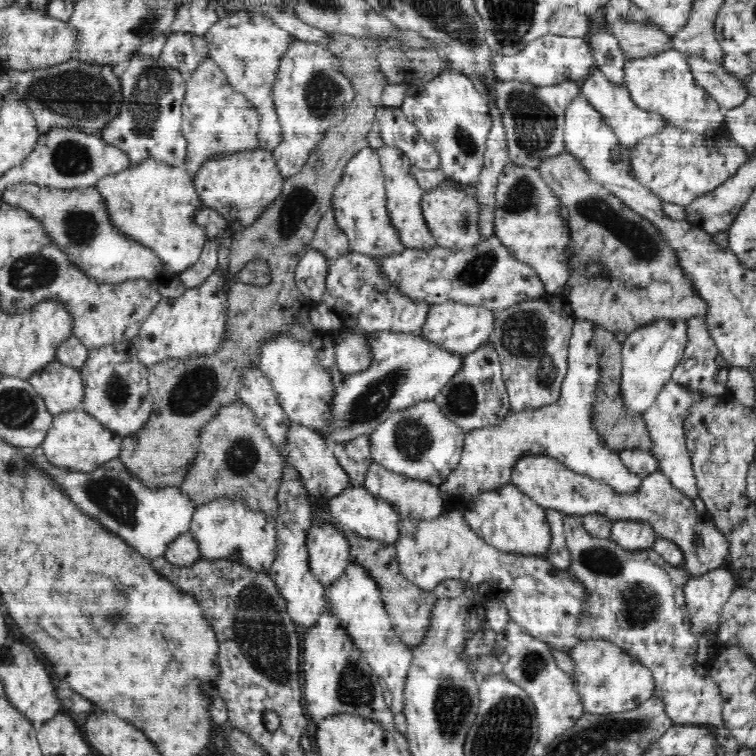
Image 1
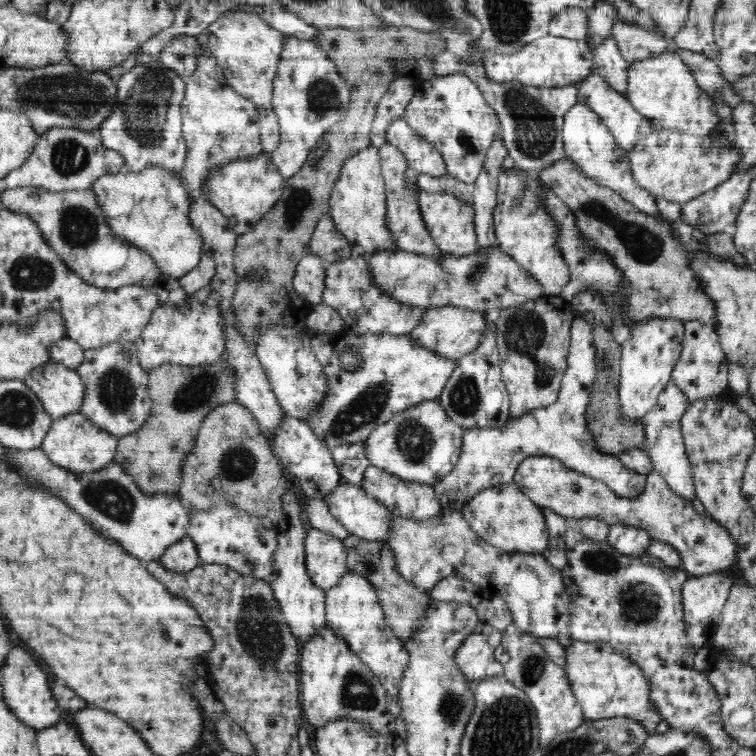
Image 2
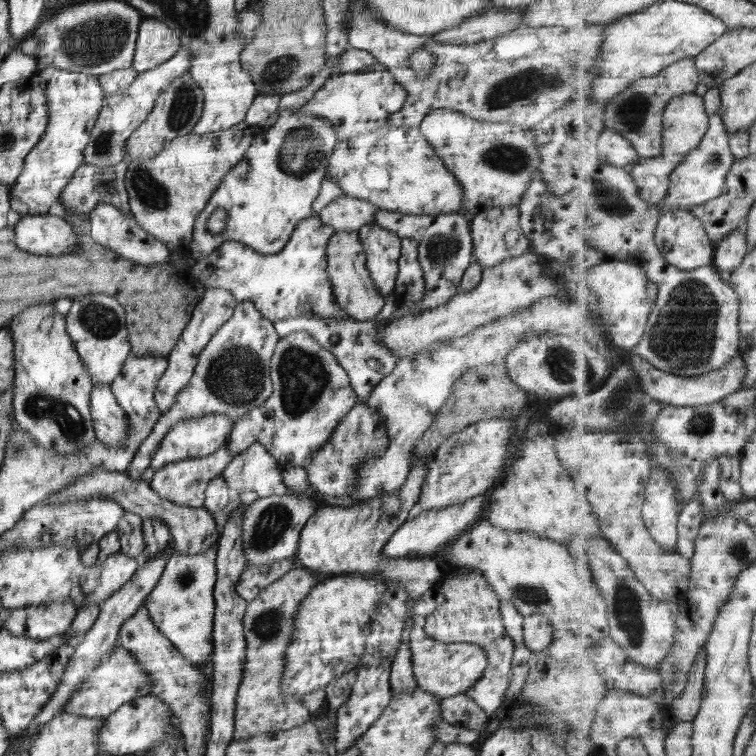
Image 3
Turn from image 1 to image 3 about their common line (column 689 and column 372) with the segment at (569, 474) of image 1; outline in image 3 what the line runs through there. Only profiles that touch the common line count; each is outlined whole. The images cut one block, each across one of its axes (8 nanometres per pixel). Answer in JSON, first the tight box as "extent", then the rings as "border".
{"extent":[236,459,442,698],"border":[[[420,459],[412,466],[412,469],[406,477],[402,486],[393,491],[386,491],[385,494],[376,498],[370,498],[360,502],[354,507],[340,506],[322,506],[312,514],[302,530],[300,531],[299,545],[294,557],[276,561],[272,564],[264,563],[263,565],[246,565],[244,571],[240,573],[240,580],[236,583],[236,592],[248,603],[254,600],[262,589],[270,583],[280,579],[290,569],[296,566],[302,566],[313,572],[322,572],[322,574],[343,574],[352,572],[357,576],[368,576],[378,573],[396,579],[402,583],[402,587],[408,593],[408,612],[406,612],[406,626],[402,632],[400,648],[396,650],[396,656],[392,660],[392,670],[390,673],[390,686],[392,686],[392,698],[396,694],[404,692],[414,692],[417,686],[417,680],[413,675],[412,652],[410,652],[410,631],[414,627],[414,605],[416,599],[422,596],[430,587],[438,586],[442,580],[442,571],[437,559],[415,559],[409,560],[405,557],[388,558],[384,556],[384,545],[390,540],[390,537],[404,524],[410,512],[417,505],[422,483],[426,477],[426,460]]]}

